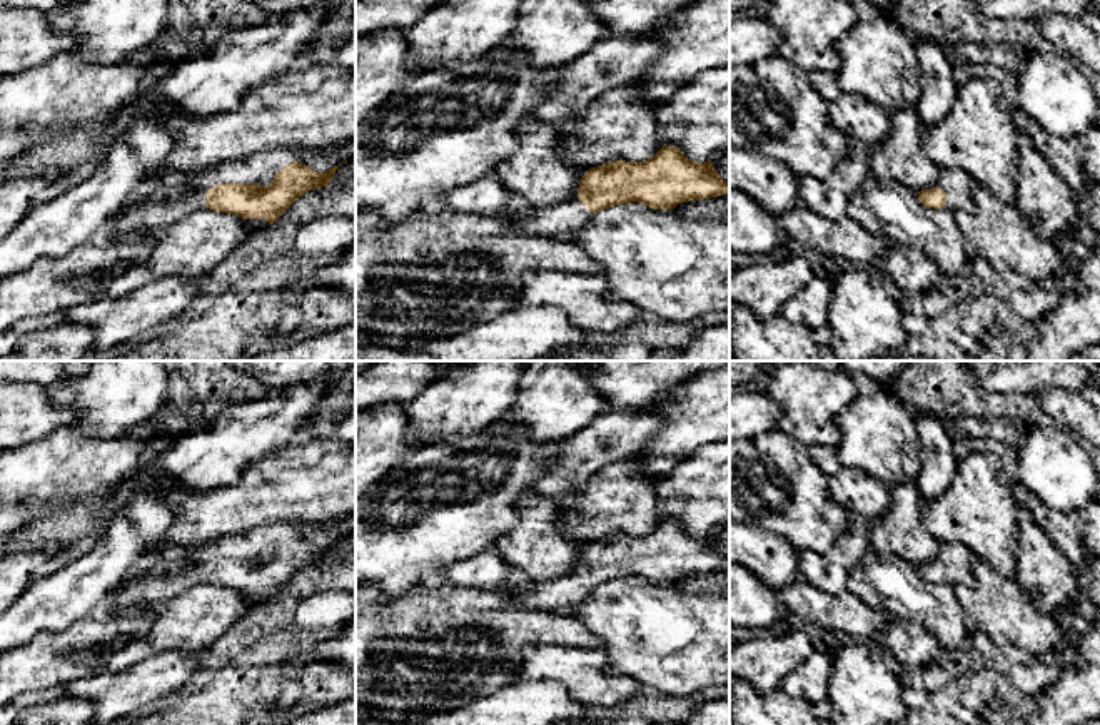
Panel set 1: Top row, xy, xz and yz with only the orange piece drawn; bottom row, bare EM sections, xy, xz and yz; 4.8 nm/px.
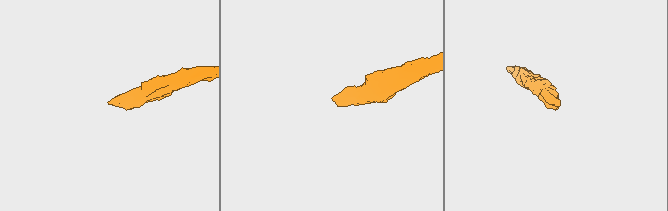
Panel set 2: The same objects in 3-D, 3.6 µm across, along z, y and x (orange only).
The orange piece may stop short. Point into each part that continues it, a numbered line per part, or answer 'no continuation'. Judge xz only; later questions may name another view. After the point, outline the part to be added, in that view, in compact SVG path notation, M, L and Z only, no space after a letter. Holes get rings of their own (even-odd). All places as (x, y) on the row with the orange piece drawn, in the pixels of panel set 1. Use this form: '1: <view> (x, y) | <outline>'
1: xz (561, 219) | M574 192L563 202L547 207L536 207L532 215L516 219L511 231L522 231L546 237L568 237L593 219L594 212L591 212L579 200L578 192Z

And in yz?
1: yz (955, 182) | M958 167L941 170L936 187L946 192L946 204L940 210L975 212L970 184L971 177Z

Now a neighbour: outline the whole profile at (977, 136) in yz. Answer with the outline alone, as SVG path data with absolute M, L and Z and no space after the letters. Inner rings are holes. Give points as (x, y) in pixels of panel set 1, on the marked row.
M976 77L956 89L946 115L933 127L923 127L921 150L940 170L958 167L988 187L998 200L1015 204L1018 137L1002 87L988 77Z

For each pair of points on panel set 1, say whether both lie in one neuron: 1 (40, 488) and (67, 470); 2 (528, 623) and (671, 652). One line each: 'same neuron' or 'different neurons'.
1: same neuron
2: different neurons

